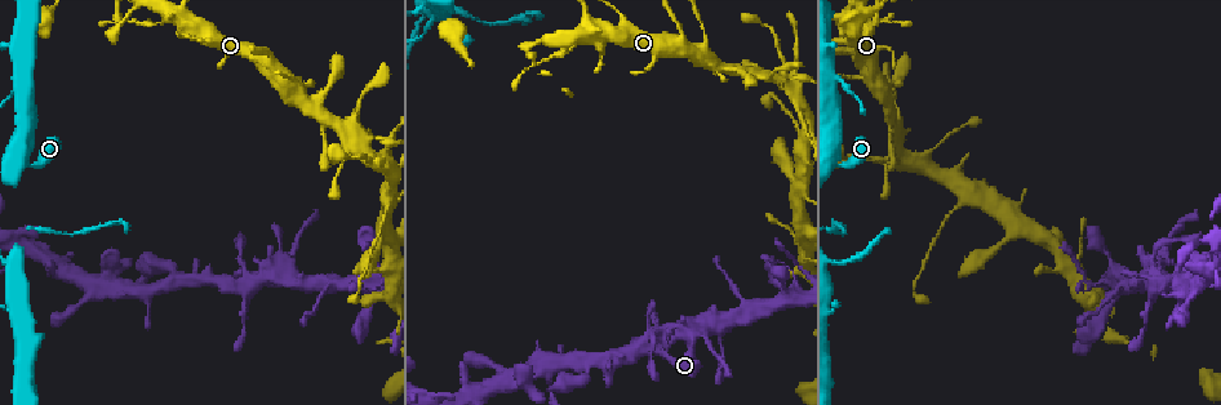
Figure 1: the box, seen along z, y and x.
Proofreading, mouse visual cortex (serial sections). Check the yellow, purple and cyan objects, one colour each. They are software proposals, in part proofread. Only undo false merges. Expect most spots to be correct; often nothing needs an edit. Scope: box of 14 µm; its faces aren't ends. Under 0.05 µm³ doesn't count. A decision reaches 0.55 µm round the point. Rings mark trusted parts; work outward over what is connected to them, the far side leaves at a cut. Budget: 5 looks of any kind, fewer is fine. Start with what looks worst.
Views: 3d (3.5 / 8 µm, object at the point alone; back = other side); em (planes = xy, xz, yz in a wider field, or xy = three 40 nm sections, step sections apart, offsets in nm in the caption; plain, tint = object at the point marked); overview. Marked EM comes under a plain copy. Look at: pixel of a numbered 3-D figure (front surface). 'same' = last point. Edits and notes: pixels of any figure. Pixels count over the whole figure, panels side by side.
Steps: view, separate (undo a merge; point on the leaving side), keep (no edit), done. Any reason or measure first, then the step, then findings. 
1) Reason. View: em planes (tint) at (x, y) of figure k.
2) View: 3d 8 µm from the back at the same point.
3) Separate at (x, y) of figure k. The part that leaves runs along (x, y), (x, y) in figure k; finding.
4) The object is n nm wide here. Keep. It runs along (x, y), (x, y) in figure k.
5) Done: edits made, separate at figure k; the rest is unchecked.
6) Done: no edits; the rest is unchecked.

Two arms at a narrow angle. View: 3d 8 µm at (341, 130) of figure 1.

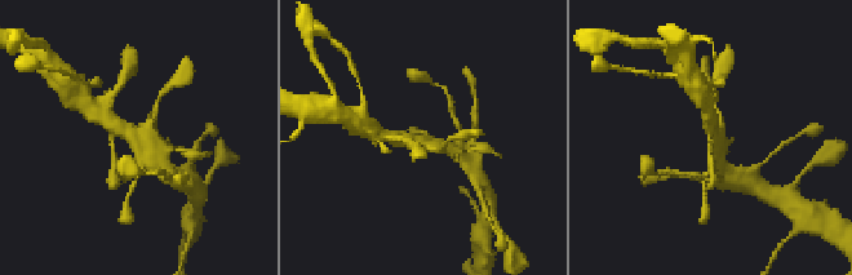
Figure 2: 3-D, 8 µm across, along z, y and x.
View: em planes (tint) at (425, 143) of figure 2.

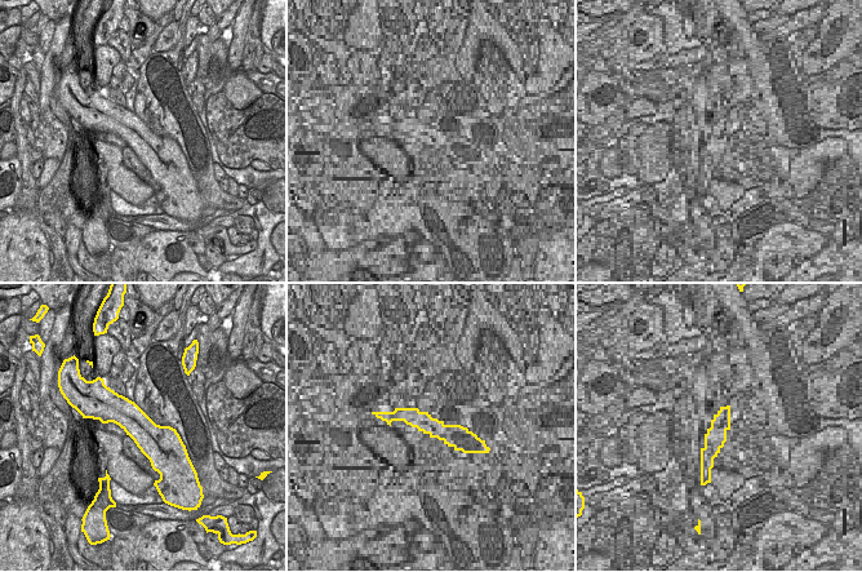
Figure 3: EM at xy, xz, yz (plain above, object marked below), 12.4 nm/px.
Keep. It runs along (106, 120), (146, 143), (163, 165) in figure 2; one cell here.

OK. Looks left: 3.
Sudden change in width. View: 3d 3.5 µm at (293, 253) of figure 1.

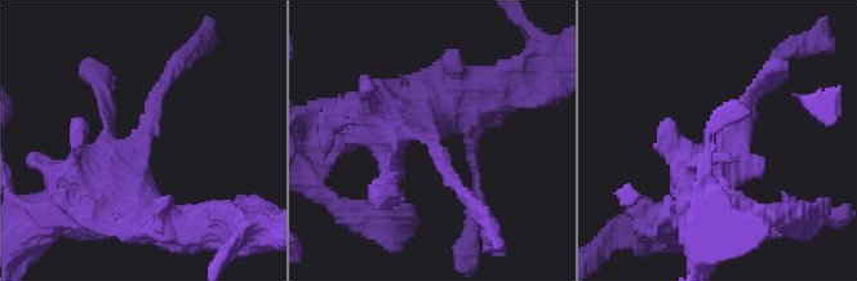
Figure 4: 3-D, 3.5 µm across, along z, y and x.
View: em xy step 2 (tint) at (144, 138) of figure 4.

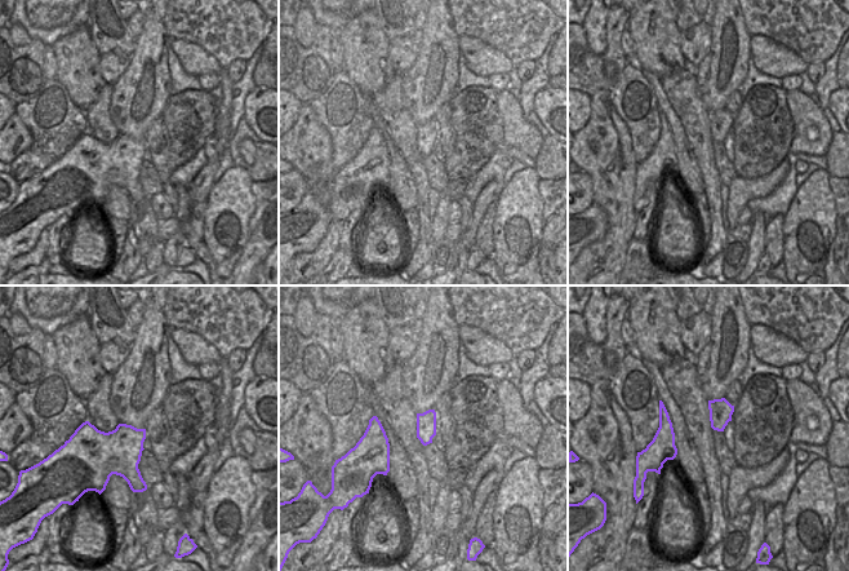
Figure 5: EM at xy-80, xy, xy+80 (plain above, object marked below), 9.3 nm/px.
Keep. One cell here.

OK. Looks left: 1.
Done: no edits; the rest is unchecked.

